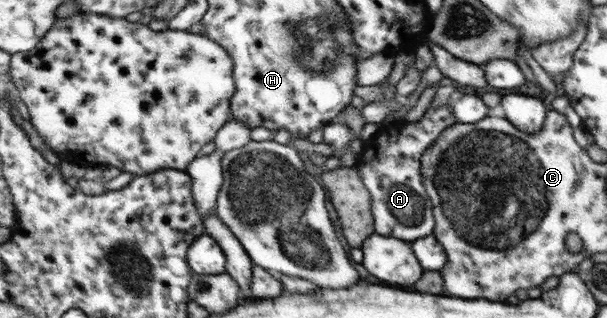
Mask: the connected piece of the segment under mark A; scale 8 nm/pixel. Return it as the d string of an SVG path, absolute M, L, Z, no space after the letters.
M448 104L428 108L417 122L404 123L400 128L384 125L370 138L359 144L358 160L354 165L359 179L371 195L371 214L376 234L384 234L408 242L434 233L434 207L425 193L420 178L420 155L444 130L456 124Z

